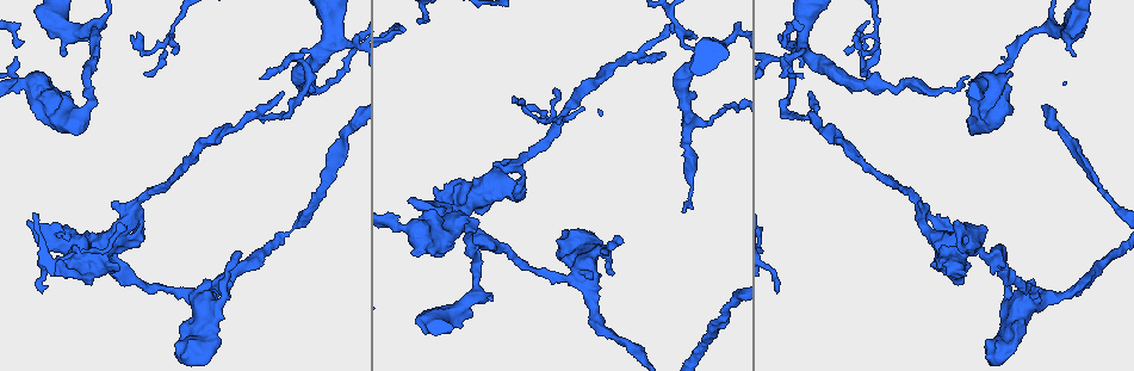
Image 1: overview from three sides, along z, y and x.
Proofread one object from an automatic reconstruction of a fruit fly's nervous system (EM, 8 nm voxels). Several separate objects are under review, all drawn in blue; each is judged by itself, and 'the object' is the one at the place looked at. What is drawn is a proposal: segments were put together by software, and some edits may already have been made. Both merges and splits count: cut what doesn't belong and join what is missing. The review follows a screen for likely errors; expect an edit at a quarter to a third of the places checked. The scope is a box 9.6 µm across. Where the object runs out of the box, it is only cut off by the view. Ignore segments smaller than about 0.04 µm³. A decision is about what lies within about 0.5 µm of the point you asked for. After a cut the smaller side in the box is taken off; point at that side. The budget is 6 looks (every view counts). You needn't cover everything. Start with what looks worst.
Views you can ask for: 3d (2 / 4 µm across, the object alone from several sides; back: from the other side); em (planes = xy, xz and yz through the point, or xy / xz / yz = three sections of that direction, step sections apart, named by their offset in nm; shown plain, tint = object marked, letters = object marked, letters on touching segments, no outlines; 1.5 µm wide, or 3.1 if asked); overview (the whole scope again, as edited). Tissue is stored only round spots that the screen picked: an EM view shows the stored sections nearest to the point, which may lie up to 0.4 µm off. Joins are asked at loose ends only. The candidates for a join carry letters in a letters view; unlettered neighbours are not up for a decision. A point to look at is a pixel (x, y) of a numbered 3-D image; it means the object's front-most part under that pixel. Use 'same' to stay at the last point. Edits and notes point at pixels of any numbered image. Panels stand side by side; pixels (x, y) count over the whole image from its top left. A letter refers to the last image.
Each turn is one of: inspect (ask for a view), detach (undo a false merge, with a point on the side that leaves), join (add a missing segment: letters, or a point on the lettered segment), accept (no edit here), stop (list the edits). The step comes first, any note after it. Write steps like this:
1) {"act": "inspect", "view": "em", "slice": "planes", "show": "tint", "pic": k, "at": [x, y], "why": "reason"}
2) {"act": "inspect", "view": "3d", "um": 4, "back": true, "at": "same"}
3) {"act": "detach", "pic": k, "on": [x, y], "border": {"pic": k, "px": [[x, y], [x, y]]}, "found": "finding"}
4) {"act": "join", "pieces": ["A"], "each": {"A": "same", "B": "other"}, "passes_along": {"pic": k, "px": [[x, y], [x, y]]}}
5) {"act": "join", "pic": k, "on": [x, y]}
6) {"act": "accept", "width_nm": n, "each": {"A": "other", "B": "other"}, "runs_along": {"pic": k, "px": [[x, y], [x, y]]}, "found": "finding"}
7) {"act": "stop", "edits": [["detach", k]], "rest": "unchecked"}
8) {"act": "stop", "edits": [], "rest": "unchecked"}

{"act": "inspect", "view": "3d", "um": 4, "pic": 1, "at": [319, 52]}

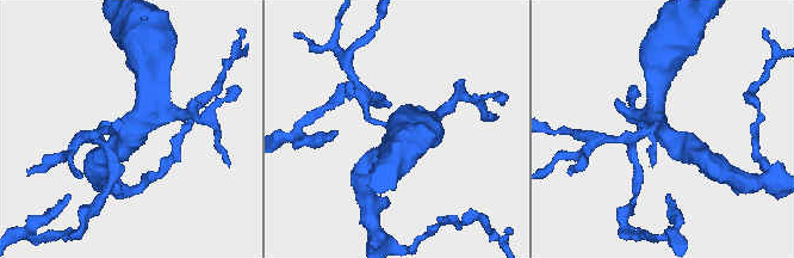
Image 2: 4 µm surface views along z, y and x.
{"act": "inspect", "view": "em", "slice": "planes", "show": "letters", "pic": 2, "at": [135, 132]}

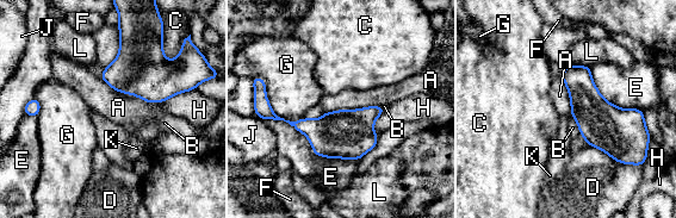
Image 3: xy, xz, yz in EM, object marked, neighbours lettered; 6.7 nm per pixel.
{"act": "accept", "longest_contact_nm": ["E", 700], "each": {"A": "other", "B": "other", "C": "other", "D": "other", "E": "other", "F": "other", "G": "other", "H": "other", "J": "other", "K": "other", "L": "other"}, "border": {"pic": 3, "px": [[264, 118], [359, 160]]}, "found": "all the same cell"}

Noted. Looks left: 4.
{"act": "inspect", "view": "3d", "um": 2, "pic": 1, "at": [64, 56], "why": "free end"}

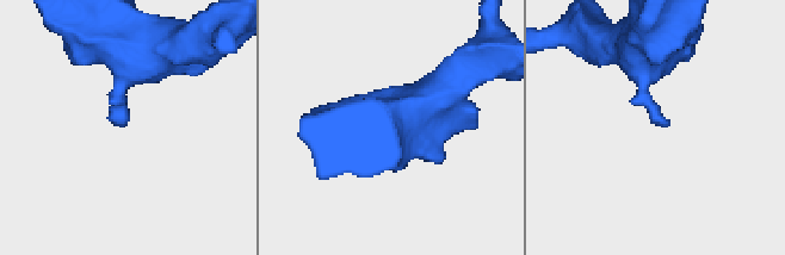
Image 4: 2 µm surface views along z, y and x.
{"act": "inspect", "view": "em", "slice": "planes", "show": "tint", "pic": 4, "at": [668, 124]}

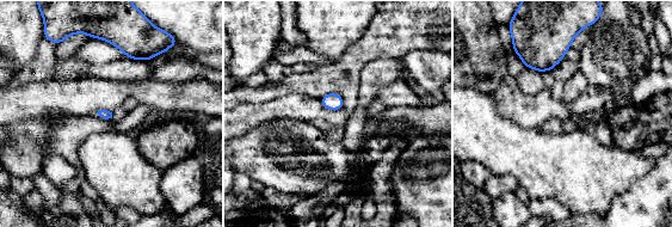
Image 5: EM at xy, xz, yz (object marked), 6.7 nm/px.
{"act": "inspect", "view": "em", "slice": "planes", "show": "letters", "at": "same", "why": "what lies round it"}

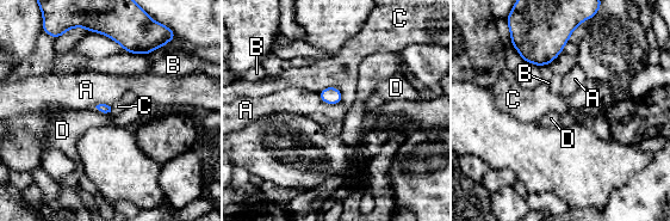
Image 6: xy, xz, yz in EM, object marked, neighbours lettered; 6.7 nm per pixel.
{"act": "accept", "longest_contact_nm": ["C", 180], "each": {"A": "other", "B": "other", "C": "other", "D": "other"}, "border": {"pic": 6, "px": [[110, 111], [104, 114]]}, "found": "none of them fits"}

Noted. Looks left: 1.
{"act": "stop", "edits": [], "rest": "unchecked"}

